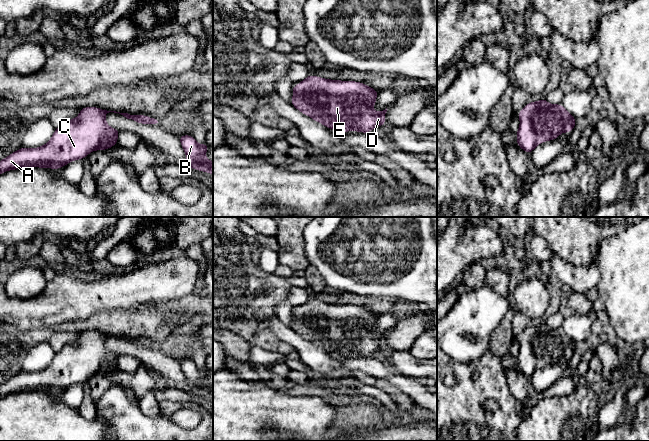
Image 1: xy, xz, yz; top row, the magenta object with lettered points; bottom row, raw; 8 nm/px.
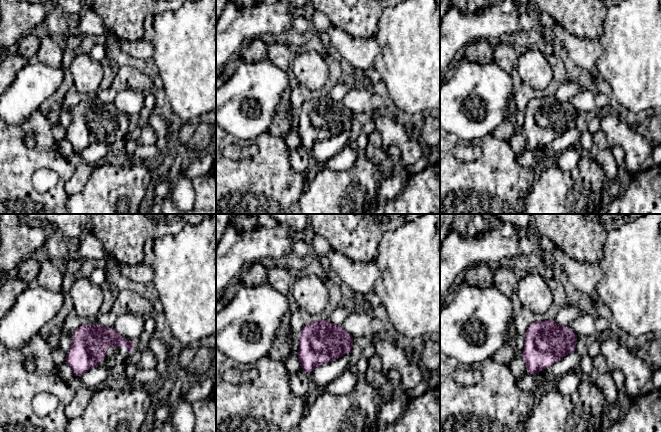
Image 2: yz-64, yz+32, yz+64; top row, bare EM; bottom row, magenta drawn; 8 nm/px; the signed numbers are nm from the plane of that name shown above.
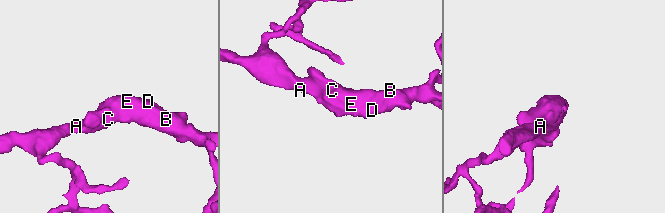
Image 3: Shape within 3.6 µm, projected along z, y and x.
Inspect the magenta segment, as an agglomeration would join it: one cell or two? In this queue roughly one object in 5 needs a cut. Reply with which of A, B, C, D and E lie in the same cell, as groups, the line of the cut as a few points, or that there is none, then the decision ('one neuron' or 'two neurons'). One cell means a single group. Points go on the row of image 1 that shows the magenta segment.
A B C D E; no cut; one neuron

